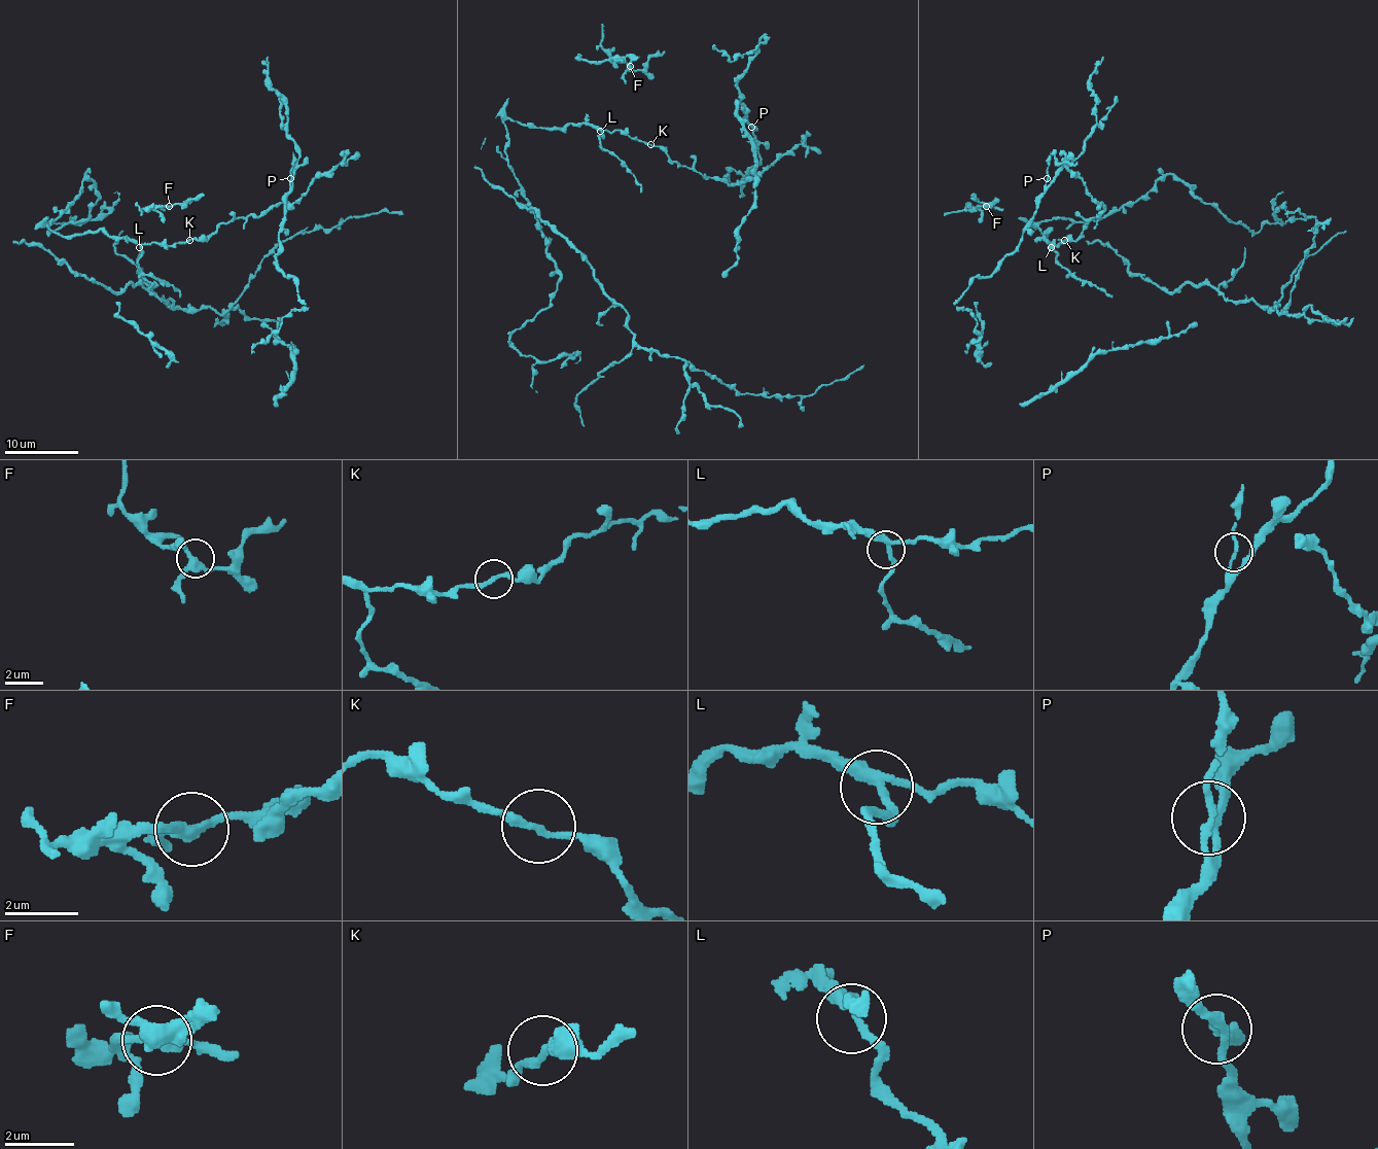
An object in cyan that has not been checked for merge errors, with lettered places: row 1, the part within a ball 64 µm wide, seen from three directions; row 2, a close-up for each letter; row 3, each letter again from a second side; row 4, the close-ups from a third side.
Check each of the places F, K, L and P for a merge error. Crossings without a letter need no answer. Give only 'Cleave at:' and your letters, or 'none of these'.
Cleave at: none of these

